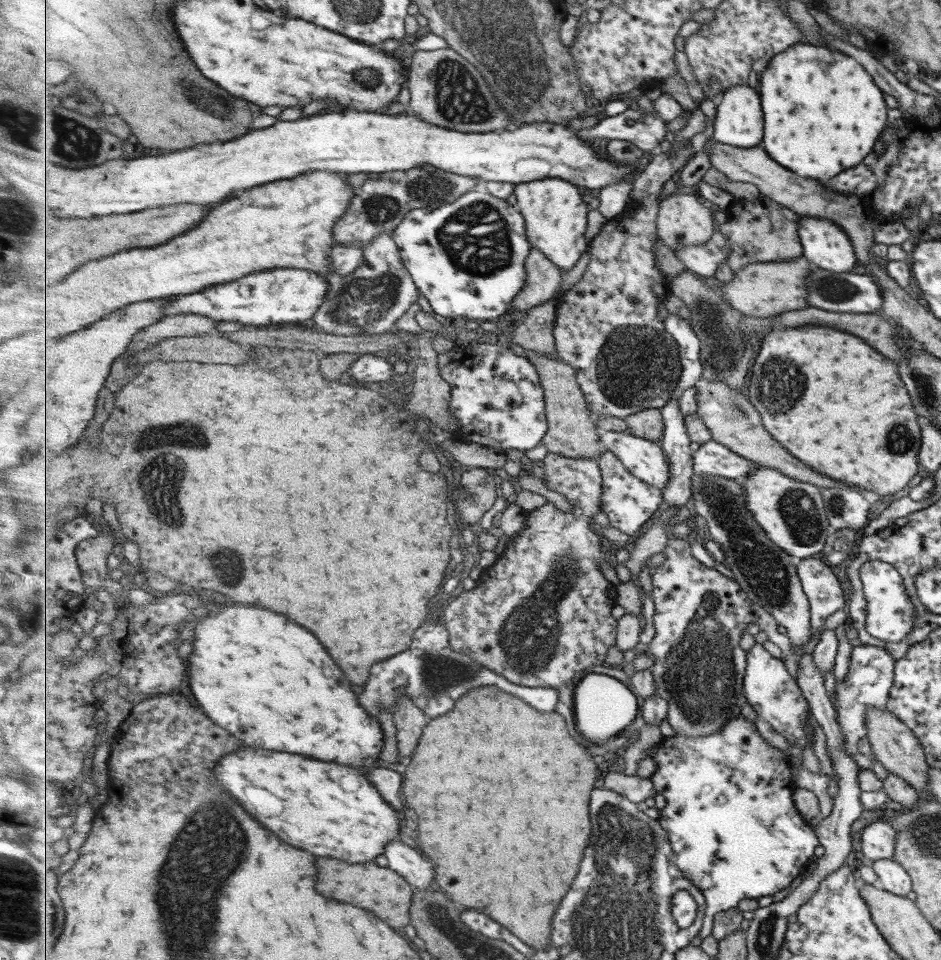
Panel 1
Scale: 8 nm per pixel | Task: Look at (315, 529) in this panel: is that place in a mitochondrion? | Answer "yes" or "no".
no

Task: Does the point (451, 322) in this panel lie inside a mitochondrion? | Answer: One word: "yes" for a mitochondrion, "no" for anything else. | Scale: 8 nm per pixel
no

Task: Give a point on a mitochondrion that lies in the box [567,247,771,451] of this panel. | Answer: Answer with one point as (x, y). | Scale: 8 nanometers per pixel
(635, 367)

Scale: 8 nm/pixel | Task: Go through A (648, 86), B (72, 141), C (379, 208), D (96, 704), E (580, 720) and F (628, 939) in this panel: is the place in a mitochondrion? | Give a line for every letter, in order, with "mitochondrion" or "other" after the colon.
A: other
B: mitochondrion
C: mitochondrion
D: other
E: other
F: mitochondrion

